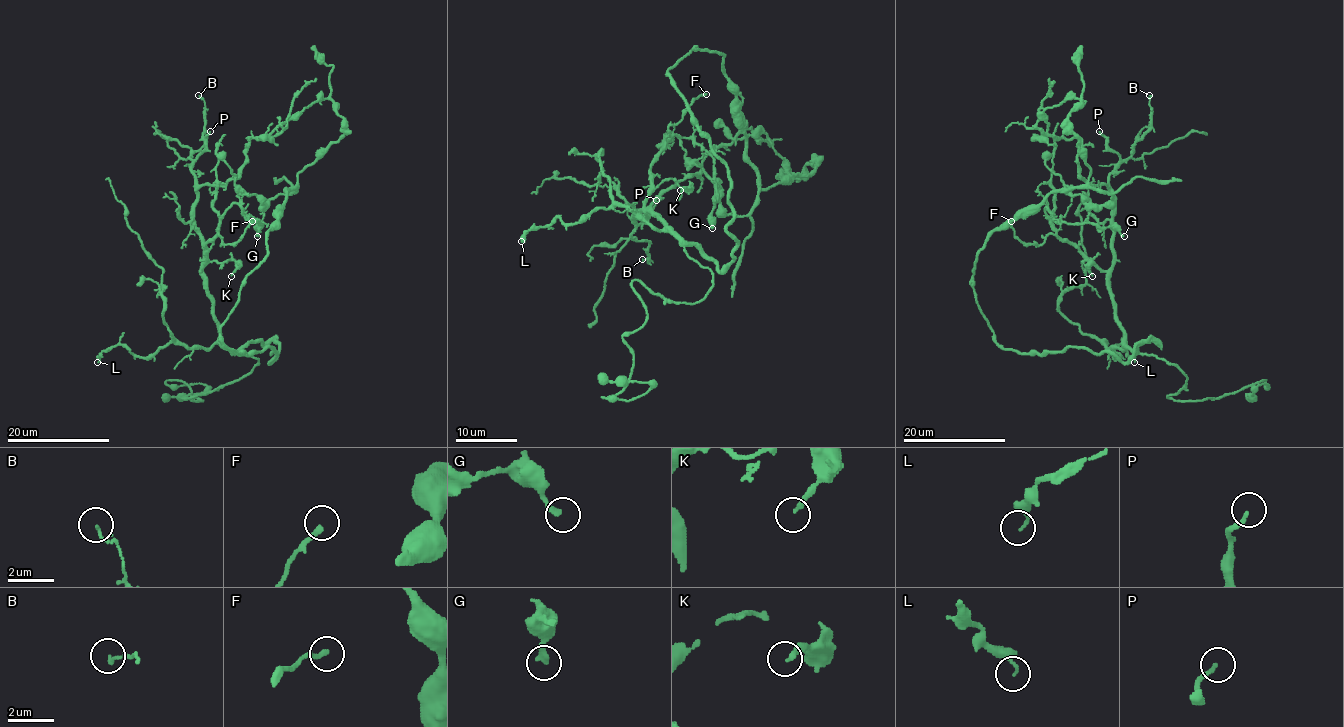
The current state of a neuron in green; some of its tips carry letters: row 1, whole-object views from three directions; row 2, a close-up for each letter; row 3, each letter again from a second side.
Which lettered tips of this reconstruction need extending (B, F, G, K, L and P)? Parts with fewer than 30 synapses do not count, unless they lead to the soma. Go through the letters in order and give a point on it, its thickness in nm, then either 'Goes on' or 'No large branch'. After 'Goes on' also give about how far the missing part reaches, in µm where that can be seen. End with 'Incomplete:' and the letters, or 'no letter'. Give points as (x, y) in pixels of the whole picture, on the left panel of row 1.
B: Place: (198, 95). Thickness 100 nm. No large branch
F: Place: (252, 221). Thickness 200 nm. No large branch
G: Place: (257, 236). Thickness 240 nm. No large branch
K: Place: (231, 276). Thickness 200 nm. No large branch
L: Place: (97, 362). Thickness 120 nm. No large branch
P: Place: (210, 131). Thickness 160 nm. No large branch
Incomplete: no letter

